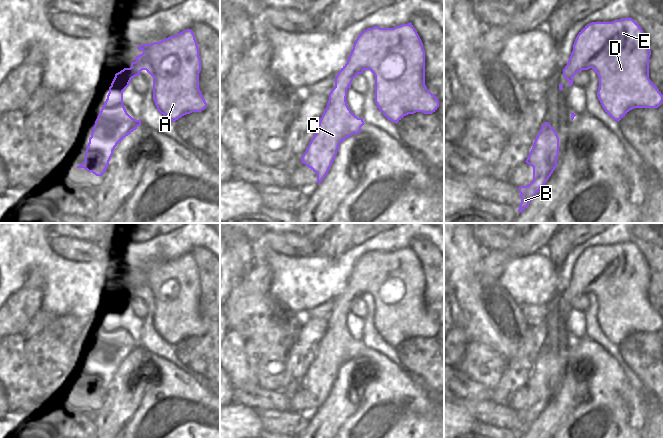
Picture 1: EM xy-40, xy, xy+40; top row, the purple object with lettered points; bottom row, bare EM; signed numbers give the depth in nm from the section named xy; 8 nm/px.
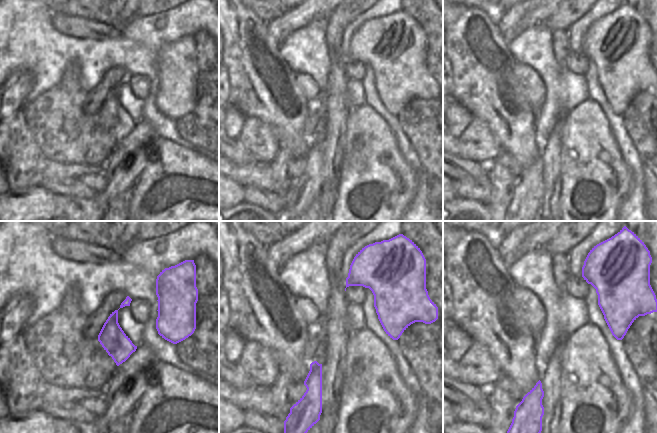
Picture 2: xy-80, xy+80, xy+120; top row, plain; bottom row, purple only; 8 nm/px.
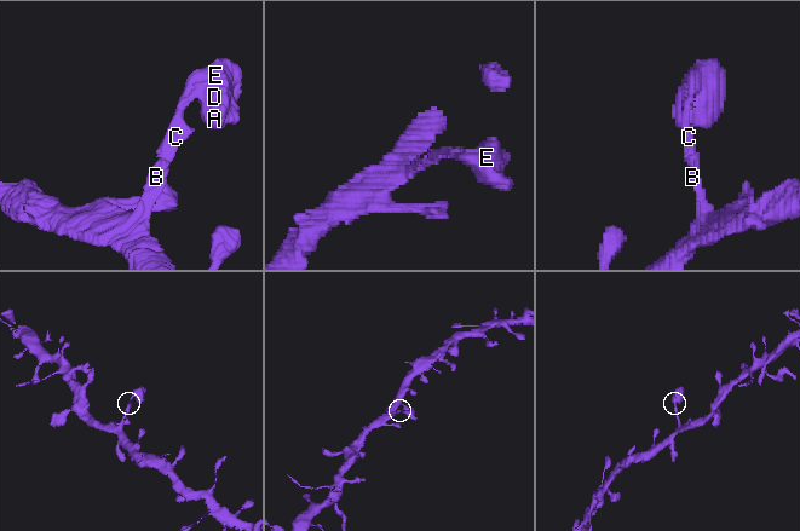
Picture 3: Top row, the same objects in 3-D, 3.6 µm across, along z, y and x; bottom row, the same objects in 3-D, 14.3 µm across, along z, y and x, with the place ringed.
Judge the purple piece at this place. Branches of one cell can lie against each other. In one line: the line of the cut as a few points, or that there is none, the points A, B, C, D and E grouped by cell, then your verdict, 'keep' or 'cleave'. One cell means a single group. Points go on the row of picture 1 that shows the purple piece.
cut none; groups A B C D E; keep

